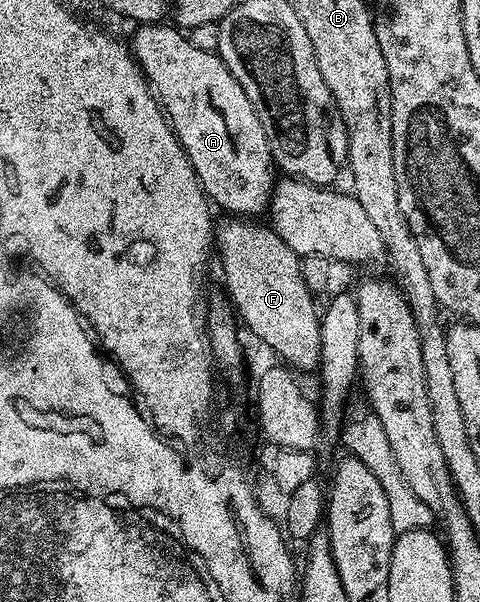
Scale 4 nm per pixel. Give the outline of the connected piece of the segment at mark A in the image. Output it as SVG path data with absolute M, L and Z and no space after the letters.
M141 23L134 28L137 30L133 33L133 41L131 40L133 60L141 66L145 80L149 82L169 124L173 127L177 142L184 147L205 196L216 208L218 205L219 208L226 209L226 214L246 219L256 218L256 213L264 214L268 210L275 184L269 140L263 131L263 123L259 123L259 115L255 115L255 107L251 107L251 99L247 99L243 87L239 87L235 75L231 75L220 56L208 47L195 47L180 28L165 24Z

